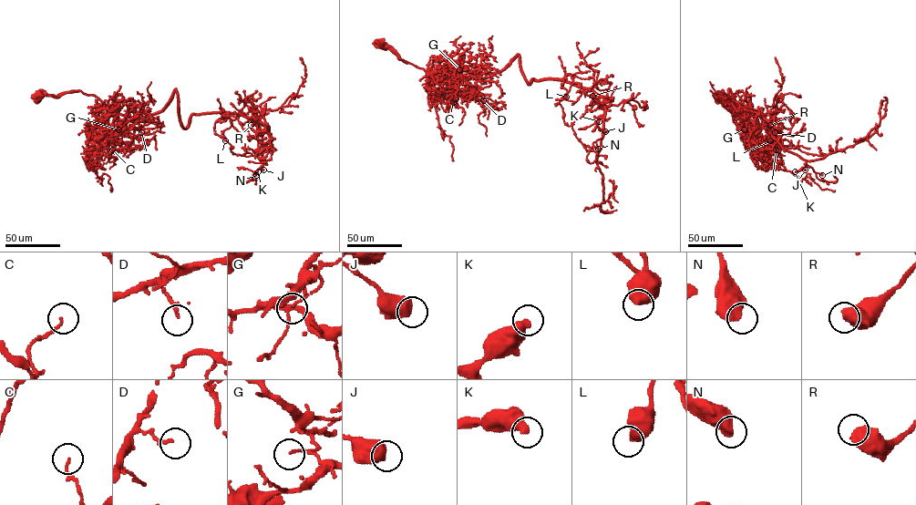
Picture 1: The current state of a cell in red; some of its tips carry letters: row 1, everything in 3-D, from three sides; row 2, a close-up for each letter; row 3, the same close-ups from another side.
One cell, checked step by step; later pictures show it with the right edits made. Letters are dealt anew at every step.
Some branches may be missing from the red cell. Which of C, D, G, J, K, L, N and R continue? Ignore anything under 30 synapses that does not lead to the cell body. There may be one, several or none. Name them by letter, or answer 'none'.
none

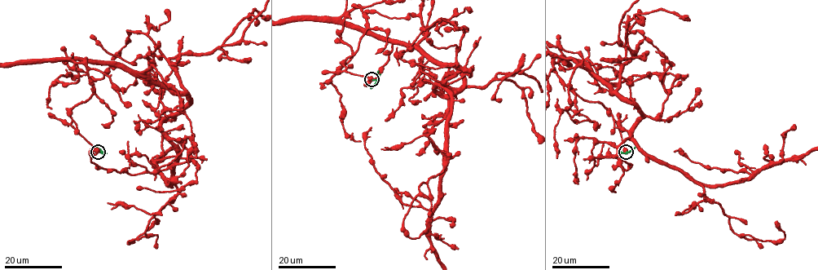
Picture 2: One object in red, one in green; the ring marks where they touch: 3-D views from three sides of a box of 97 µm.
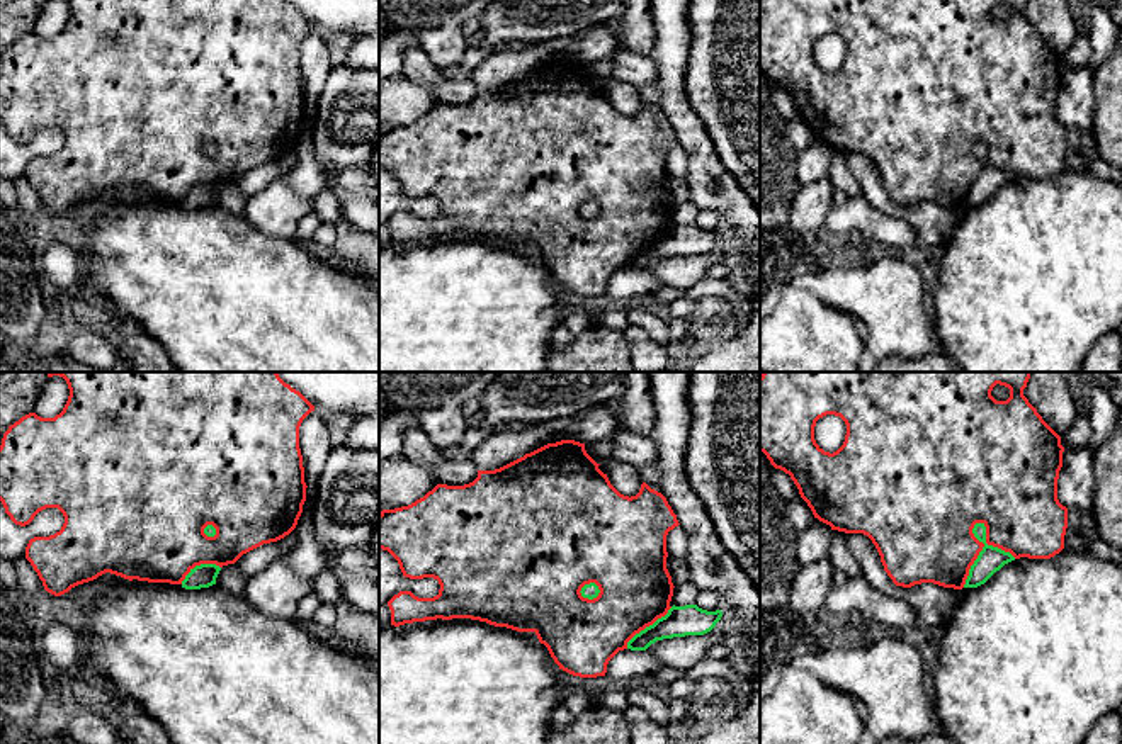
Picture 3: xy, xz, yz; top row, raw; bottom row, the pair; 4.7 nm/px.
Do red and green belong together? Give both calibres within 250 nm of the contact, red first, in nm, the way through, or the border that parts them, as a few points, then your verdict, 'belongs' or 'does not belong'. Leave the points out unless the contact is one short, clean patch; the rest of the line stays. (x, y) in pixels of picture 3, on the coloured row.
420/120 nm | does not belong

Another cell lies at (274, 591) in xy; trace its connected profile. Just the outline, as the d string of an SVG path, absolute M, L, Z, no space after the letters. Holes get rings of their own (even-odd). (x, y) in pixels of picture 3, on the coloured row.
M291 535L277 540L277 557L258 574L248 578L243 600L274 620L296 620L298 603L314 589L314 581L298 576L287 564L296 547Z

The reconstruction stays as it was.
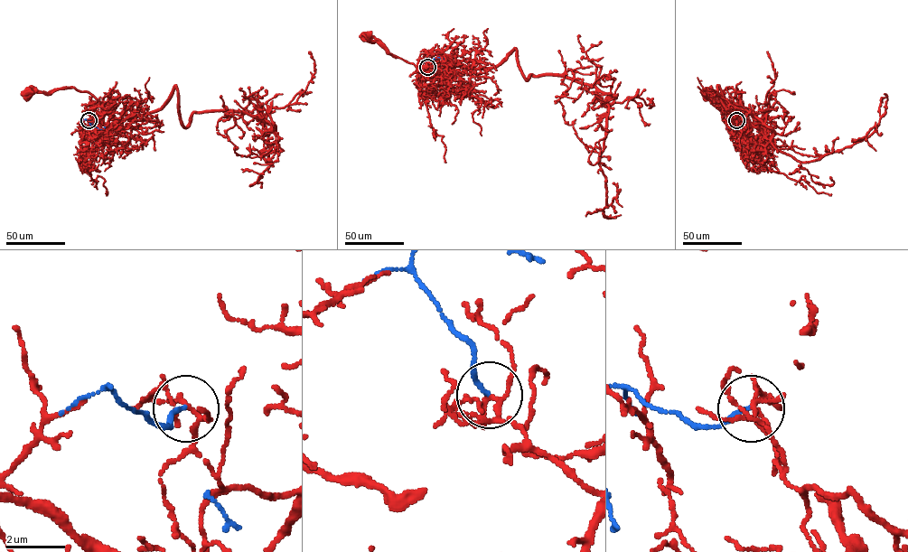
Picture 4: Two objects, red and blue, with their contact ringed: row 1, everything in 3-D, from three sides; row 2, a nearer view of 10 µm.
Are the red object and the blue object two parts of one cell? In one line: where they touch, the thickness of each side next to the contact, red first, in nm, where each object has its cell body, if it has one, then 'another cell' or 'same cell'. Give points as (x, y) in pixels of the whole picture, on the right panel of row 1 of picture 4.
(736, 120) | 120/140 nm | red (706, 92) | blue none | another cell

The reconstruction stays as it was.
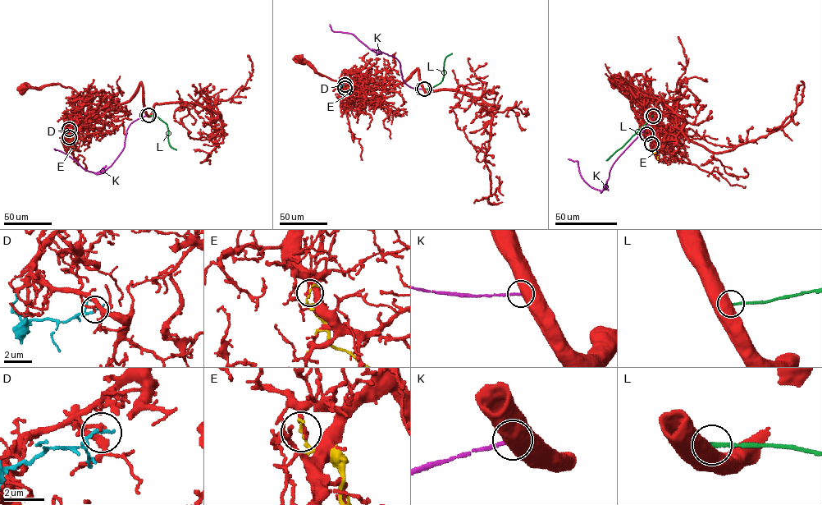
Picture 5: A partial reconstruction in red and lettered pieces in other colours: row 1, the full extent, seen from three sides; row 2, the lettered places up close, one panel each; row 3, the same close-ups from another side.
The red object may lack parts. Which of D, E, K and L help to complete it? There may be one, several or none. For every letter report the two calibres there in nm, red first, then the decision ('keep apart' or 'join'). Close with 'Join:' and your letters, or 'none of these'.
D: 170/170 nm | keep apart
E: 240/140 nm | keep apart
K: 750/180 nm | keep apart
L: 750/170 nm | keep apart
Join: none of these

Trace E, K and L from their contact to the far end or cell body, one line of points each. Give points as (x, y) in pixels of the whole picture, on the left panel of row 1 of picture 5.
E: (70, 137), (74, 149)
K: (147, 115), (130, 124), (123, 149), (101, 173), (86, 170), (70, 157), (54, 149)
L: (148, 115), (157, 117), (166, 124), (169, 144), (176, 149)

